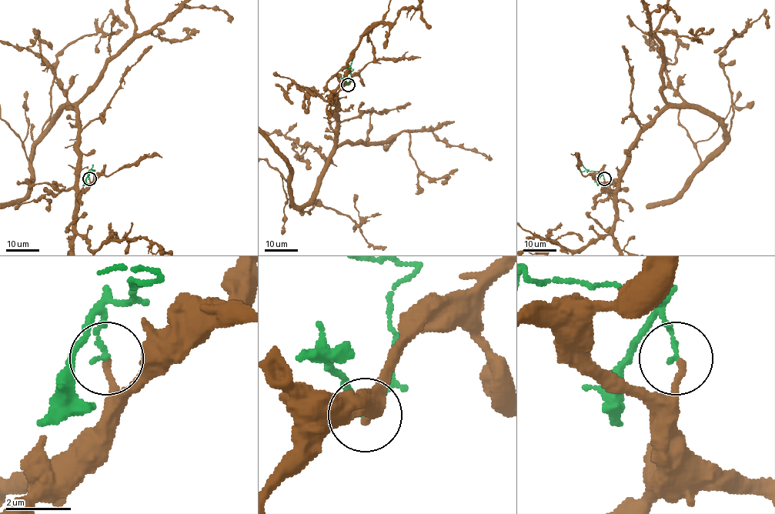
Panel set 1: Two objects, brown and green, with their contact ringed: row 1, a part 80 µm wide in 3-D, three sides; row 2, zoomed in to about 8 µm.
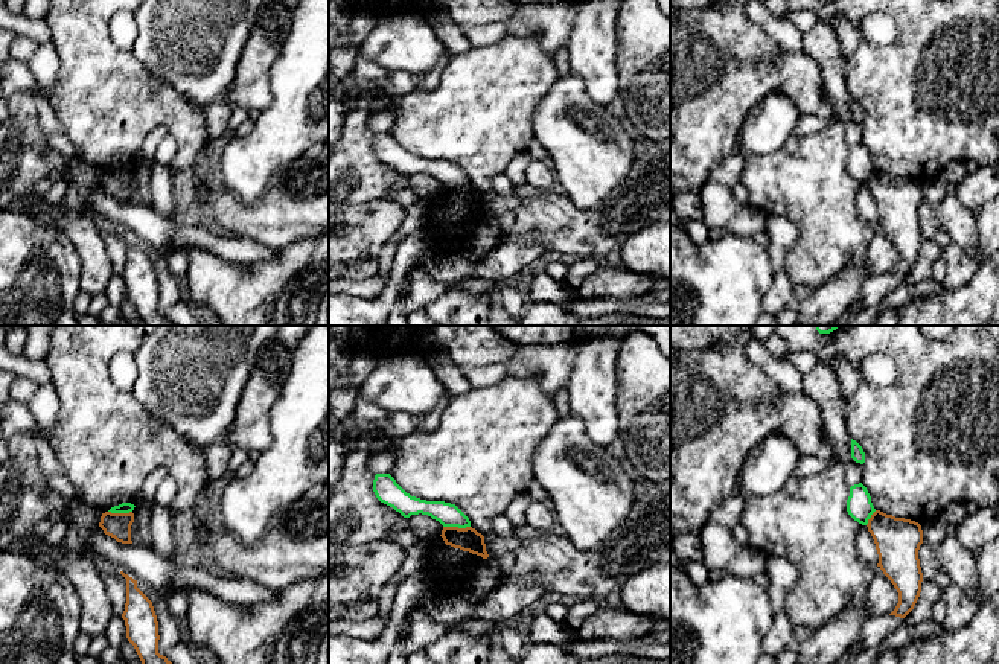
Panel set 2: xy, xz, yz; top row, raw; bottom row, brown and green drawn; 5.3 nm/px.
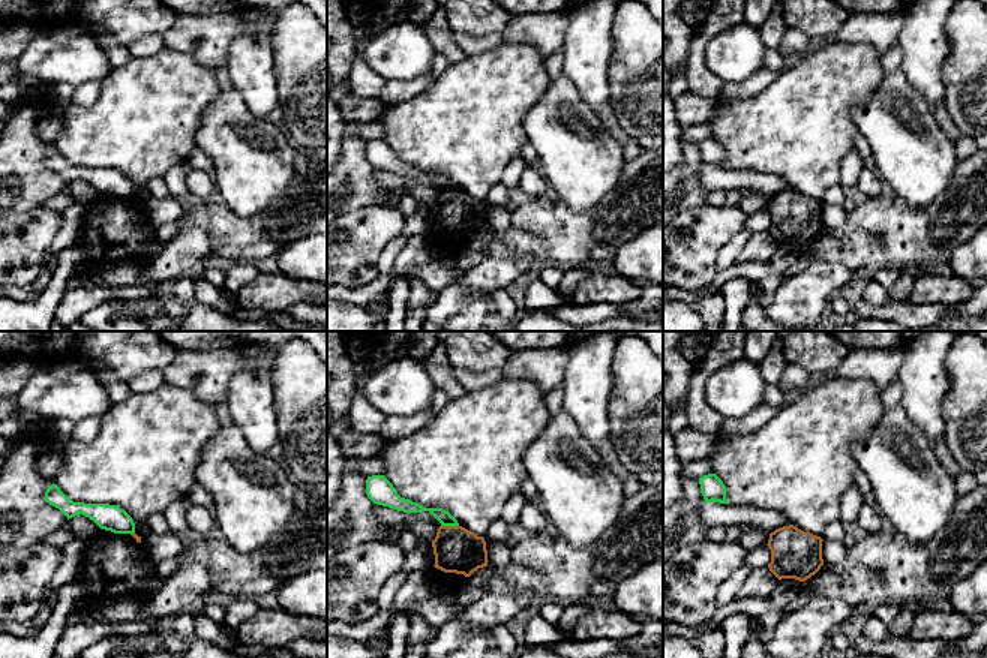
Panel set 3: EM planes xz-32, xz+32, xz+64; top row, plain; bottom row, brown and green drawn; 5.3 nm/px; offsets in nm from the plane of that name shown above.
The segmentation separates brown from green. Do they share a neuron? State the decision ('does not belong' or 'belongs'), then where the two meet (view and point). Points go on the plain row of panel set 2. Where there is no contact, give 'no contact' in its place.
does not belong | xz (457, 186)

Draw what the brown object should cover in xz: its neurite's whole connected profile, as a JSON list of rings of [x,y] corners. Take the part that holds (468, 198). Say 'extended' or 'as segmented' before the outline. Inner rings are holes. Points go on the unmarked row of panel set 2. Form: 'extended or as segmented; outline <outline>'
as segmented; outline [[[443,186],[442,193],[446,204],[469,210],[472,213],[487,218],[484,195],[472,186]]]

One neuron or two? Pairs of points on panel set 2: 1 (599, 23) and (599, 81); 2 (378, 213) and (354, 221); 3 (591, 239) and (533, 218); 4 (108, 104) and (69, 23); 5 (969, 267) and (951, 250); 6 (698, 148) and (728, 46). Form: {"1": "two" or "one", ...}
{"1": "one", "2": "one", "3": "one", "4": "one", "5": "one", "6": "one"}

